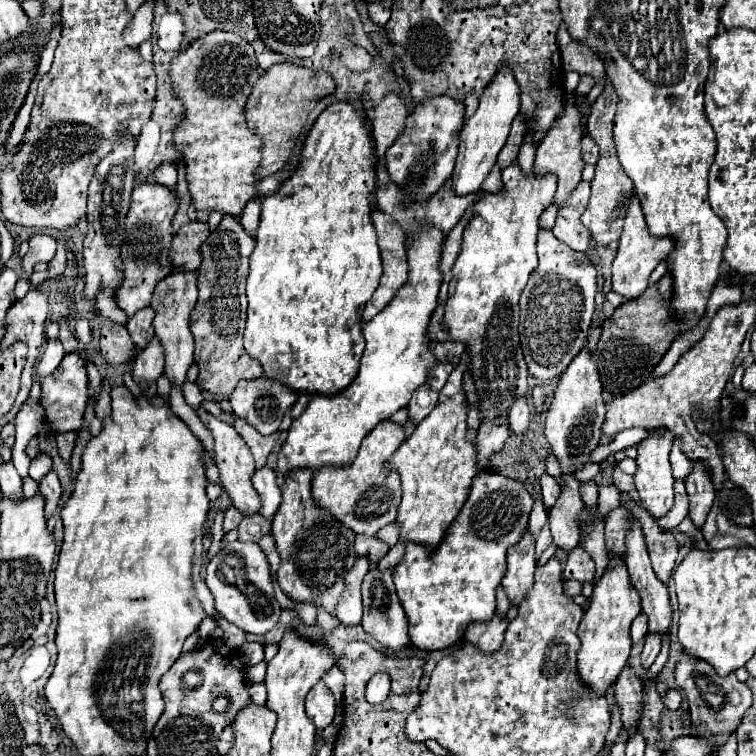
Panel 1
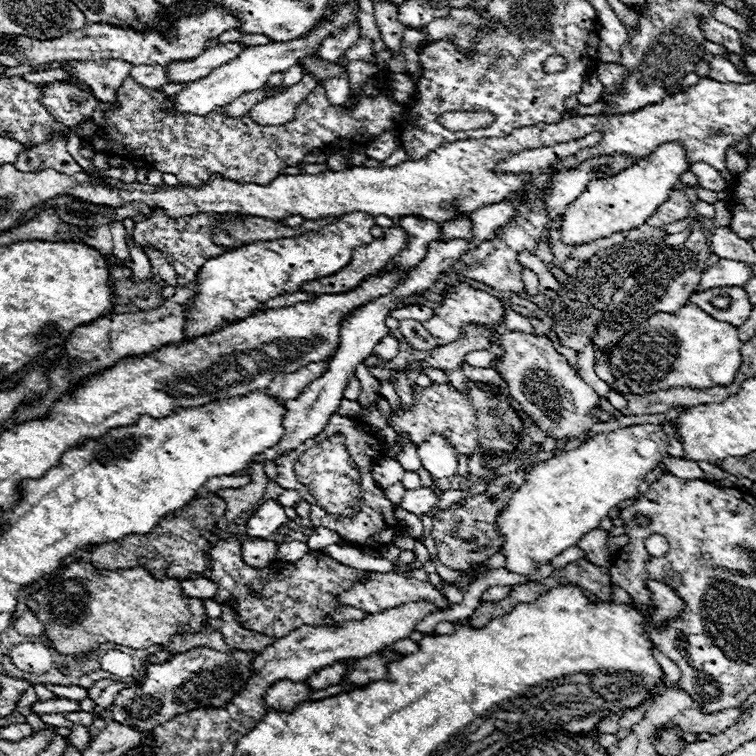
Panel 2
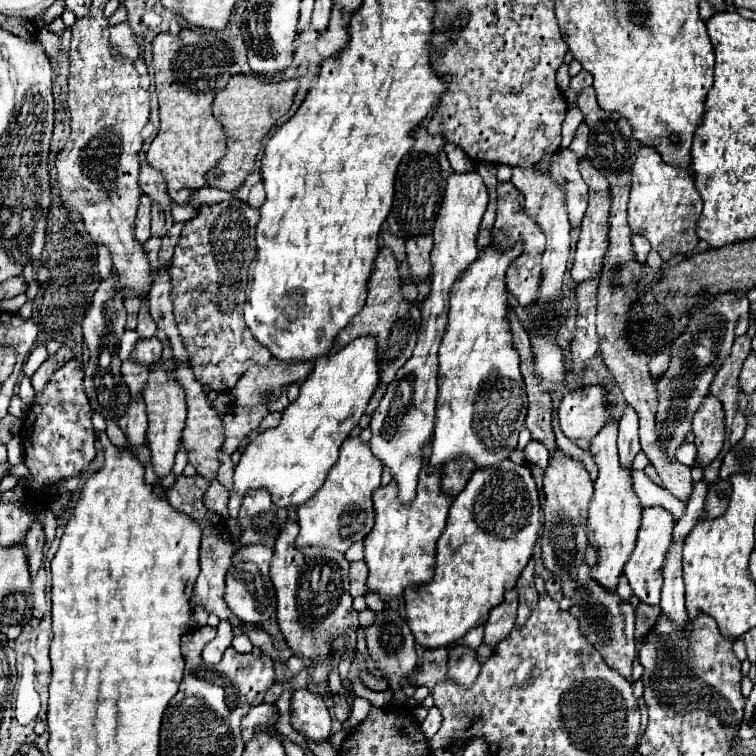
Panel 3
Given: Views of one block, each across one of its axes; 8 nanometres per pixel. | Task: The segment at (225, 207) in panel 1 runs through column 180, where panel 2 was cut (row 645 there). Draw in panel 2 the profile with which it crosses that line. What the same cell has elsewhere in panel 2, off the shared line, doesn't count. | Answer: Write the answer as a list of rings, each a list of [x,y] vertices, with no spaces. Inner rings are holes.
[[[76,560],[64,568],[60,574],[60,582],[56,582],[58,588],[42,588],[36,590],[28,598],[30,608],[36,614],[36,618],[44,624],[44,634],[52,642],[52,648],[62,656],[72,658],[90,658],[94,650],[98,650],[100,644],[122,644],[128,648],[148,648],[154,644],[168,644],[176,634],[196,634],[206,626],[206,612],[202,606],[202,600],[196,598],[182,598],[182,586],[178,580],[156,580],[152,578],[144,568],[132,568],[132,570],[96,570],[94,566]]]

